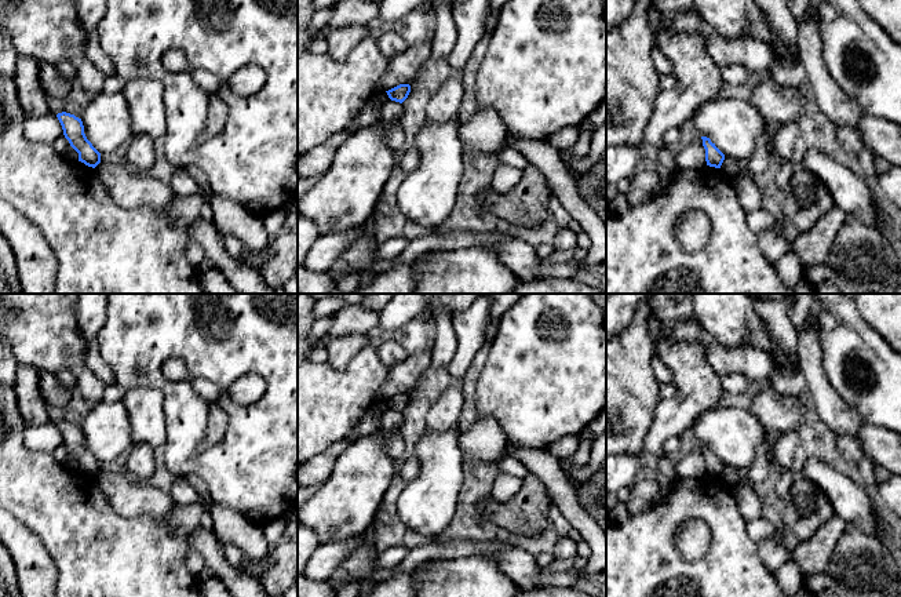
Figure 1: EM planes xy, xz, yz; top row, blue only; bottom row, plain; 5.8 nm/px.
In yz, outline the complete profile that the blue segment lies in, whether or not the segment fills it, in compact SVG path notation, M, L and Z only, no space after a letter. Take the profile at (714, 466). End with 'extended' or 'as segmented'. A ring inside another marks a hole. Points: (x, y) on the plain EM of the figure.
M701 445L703 455L705 458L705 470L707 474L721 477L725 463L715 455L715 452L711 451L710 447Z; as segmented

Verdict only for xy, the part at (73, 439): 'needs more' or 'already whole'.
already whole

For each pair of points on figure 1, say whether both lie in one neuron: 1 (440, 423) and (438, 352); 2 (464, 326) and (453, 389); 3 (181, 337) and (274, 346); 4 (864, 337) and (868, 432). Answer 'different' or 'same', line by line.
1: different
2: same
3: same
4: different

